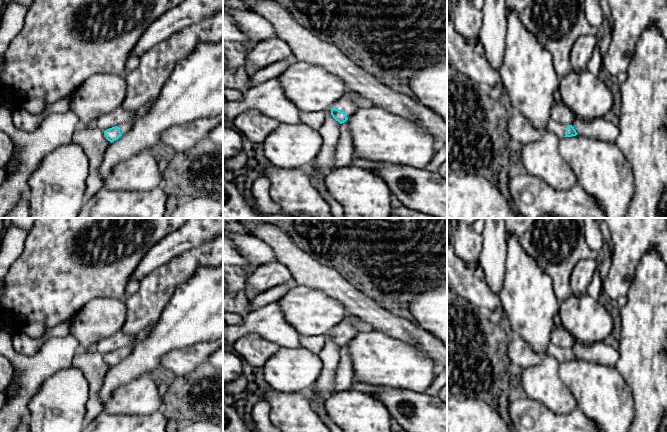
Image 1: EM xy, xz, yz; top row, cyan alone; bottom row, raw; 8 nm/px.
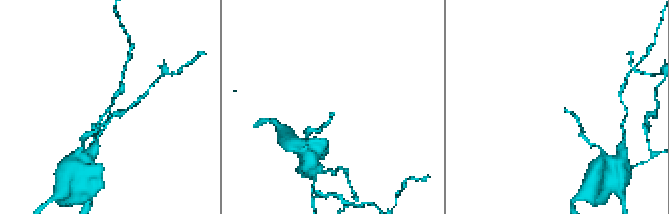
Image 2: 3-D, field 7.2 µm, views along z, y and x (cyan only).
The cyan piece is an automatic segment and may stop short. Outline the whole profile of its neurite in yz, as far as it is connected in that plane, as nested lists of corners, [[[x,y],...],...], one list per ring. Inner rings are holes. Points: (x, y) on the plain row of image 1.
[[[553,343],[548,345],[547,355],[554,357],[560,363],[563,361],[576,360],[578,358],[572,349],[562,348]]]

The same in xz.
[[[346,315],[331,333],[332,341],[340,348],[346,346],[348,342],[358,333],[354,324],[360,321],[361,320],[354,315]]]

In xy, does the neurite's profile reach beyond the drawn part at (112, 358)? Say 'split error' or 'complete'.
split error

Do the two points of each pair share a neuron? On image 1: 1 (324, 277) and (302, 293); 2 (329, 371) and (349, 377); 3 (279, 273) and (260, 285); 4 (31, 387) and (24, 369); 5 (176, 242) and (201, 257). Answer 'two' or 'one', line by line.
1: two
2: two
3: one
4: one
5: two

